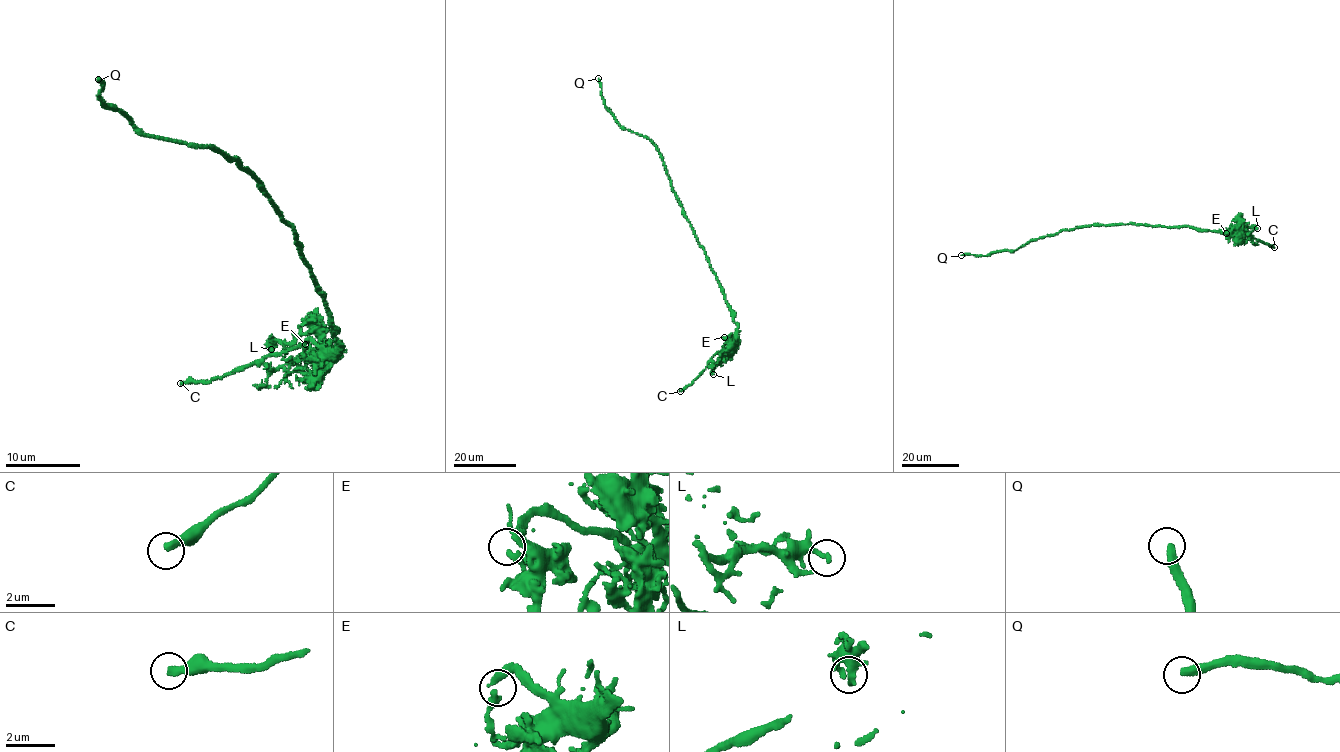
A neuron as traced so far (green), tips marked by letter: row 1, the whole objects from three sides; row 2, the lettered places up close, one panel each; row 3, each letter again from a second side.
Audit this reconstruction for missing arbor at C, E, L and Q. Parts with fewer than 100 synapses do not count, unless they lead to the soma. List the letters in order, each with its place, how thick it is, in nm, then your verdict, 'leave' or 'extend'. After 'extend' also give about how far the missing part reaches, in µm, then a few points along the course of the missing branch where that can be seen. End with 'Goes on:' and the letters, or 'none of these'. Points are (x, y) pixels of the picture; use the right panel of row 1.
C: at (1274, 247); 360 nm thick; extend; about 20 µm are missing; missing branch runs (1274, 247), (1276, 255), (1280, 240), (1269, 240)
E: at (1226, 233); 320 nm thick; leave
L: at (1257, 228); 180 nm thick; leave
Q: at (961, 255); 360 nm thick; leave
Goes on: C

